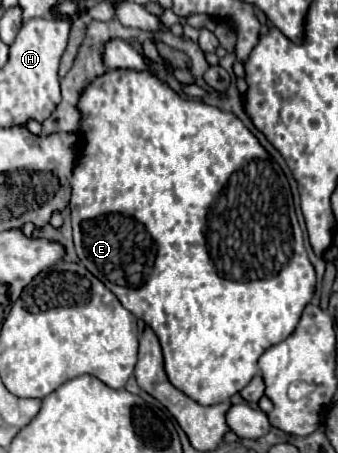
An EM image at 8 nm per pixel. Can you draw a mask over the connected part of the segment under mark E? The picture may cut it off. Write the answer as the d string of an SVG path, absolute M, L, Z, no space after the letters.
M151 69L105 71L81 91L77 109L81 111L81 121L77 127L81 141L77 145L69 207L73 221L73 241L81 263L91 269L91 273L95 273L95 277L99 277L99 281L103 281L103 285L111 289L111 293L115 293L125 309L129 309L137 319L143 319L157 333L165 355L165 373L179 391L201 405L217 405L229 401L255 377L255 373L259 371L257 359L261 357L261 353L293 333L303 309L309 305L315 293L315 269L303 247L303 233L297 223L295 205L285 173L263 149L257 137L233 113L221 111L219 107L207 105L203 101L181 97Z

